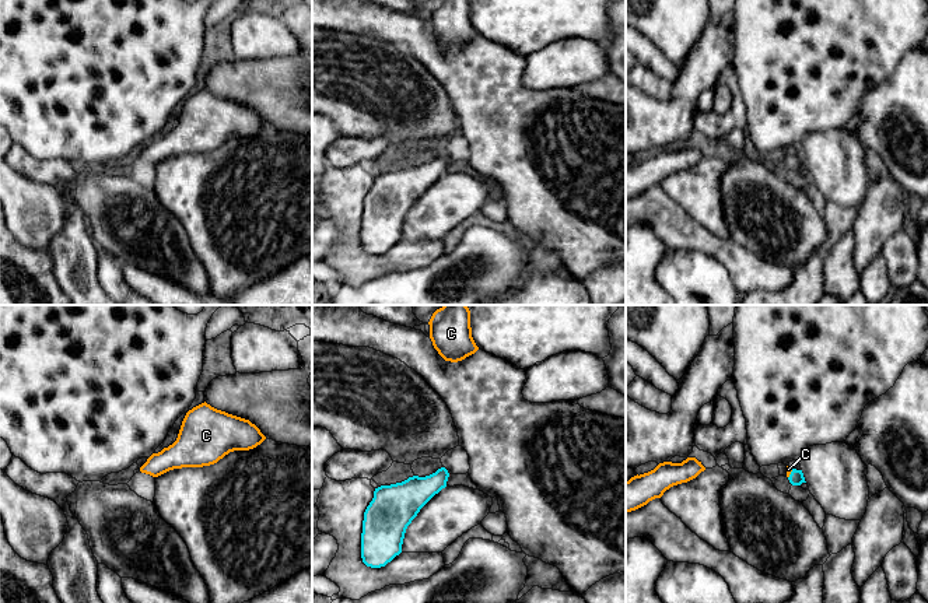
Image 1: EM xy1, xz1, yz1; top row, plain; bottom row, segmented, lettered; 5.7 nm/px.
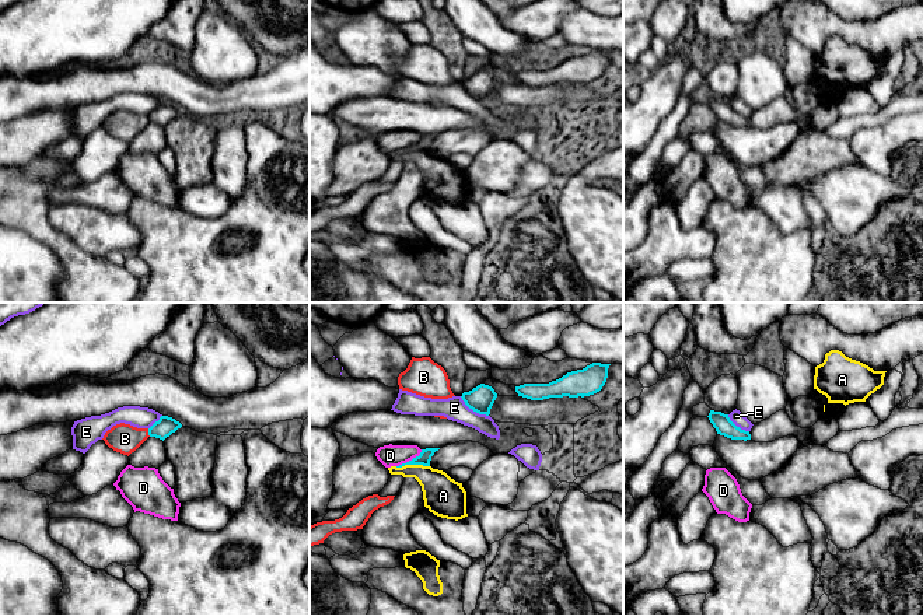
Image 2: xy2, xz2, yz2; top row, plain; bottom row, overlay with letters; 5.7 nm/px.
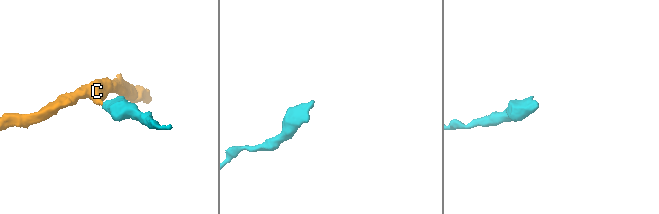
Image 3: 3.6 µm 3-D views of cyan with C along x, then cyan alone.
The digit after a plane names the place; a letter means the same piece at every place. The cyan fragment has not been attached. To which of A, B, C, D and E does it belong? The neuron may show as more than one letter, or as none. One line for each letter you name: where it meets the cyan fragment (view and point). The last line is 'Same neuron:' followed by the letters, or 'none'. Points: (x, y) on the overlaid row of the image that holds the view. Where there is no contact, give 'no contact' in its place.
C: yz1 (791, 473)
Same neuron: C

